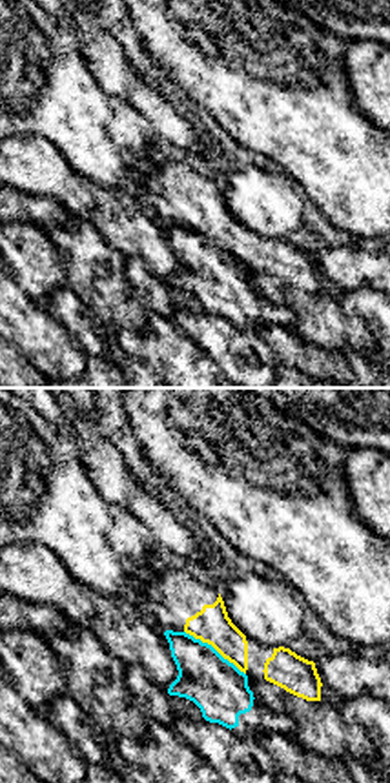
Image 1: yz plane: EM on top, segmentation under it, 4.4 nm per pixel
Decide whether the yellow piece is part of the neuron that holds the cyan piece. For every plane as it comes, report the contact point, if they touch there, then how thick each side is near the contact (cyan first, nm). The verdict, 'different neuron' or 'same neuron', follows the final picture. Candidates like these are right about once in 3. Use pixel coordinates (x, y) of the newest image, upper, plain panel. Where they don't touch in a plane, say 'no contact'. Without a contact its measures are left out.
meets cyan at (214, 241); 240 nm thick on the cyan side, 160 nm on the other

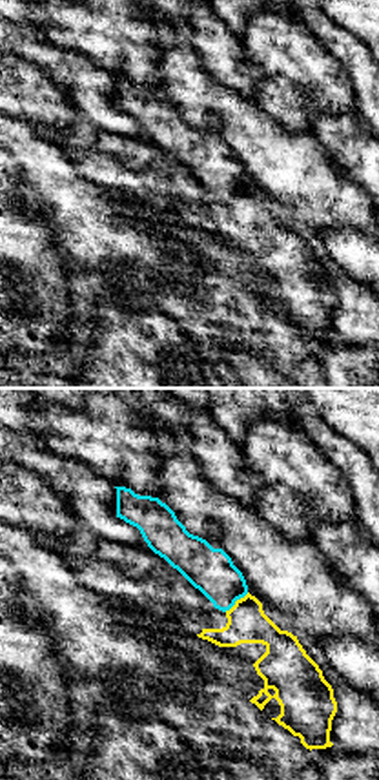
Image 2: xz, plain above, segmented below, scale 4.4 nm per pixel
meets cyan at (235, 192); 200 nm thick on the cyan side, 180 nm on the other

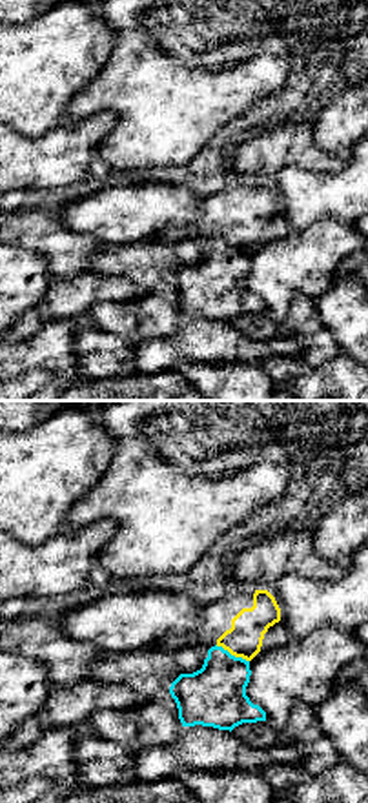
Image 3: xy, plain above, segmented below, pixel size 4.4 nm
meets cyan at (230, 246); 280 nm thick on the cyan side, 160 nm on the other

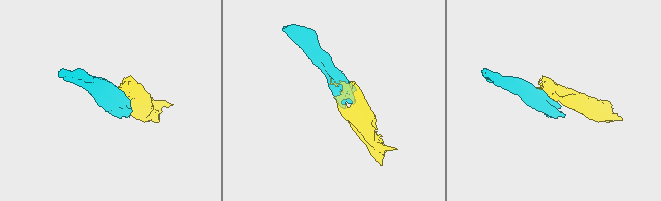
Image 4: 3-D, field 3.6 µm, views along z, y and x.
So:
different neuron

